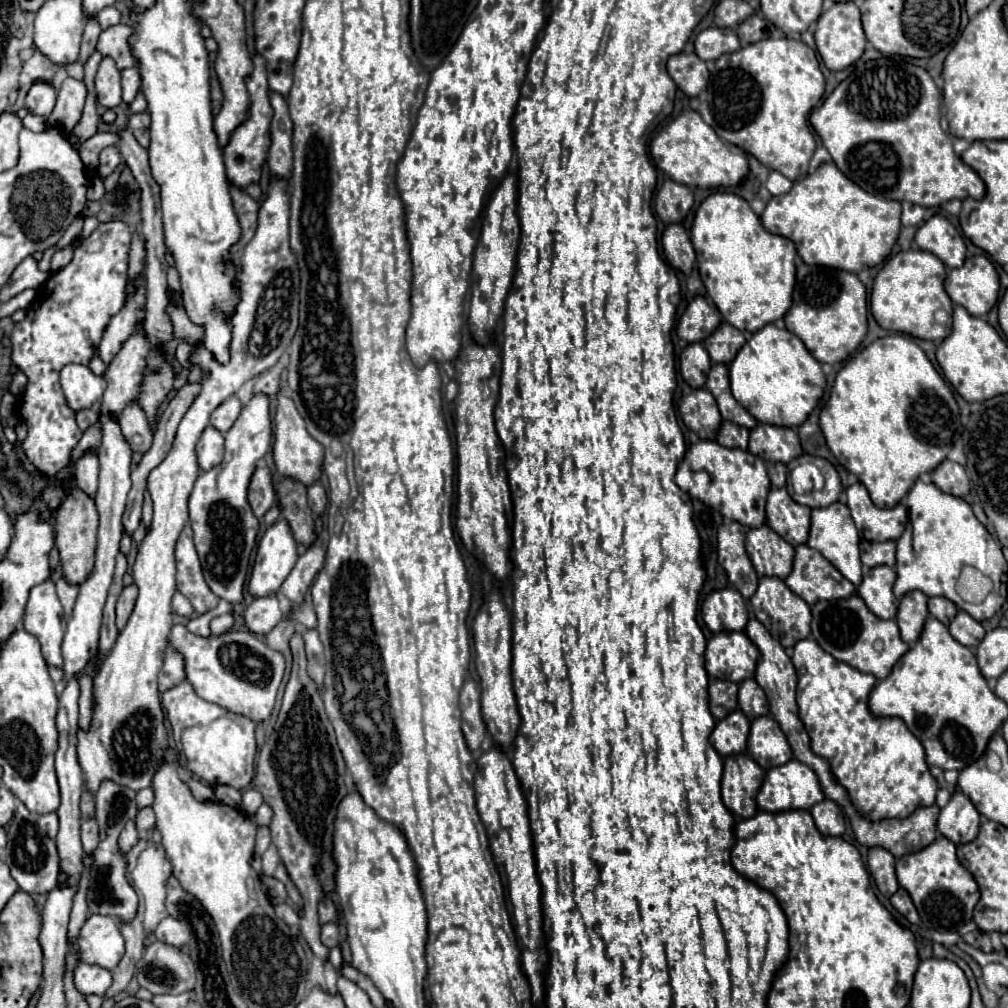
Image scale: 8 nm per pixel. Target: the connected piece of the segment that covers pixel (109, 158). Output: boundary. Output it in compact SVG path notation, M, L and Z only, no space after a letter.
M110 146L110 148L104 148L100 152L100 164L98 164L98 176L104 180L106 176L110 176L118 164L122 162L122 156L118 152L118 146Z

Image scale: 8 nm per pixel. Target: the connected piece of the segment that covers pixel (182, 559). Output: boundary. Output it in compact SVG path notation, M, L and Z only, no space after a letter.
M184 526L178 542L176 542L176 586L178 592L182 592L194 606L198 614L208 612L210 608L218 606L218 596L214 596L204 582L200 560L192 542L192 528Z

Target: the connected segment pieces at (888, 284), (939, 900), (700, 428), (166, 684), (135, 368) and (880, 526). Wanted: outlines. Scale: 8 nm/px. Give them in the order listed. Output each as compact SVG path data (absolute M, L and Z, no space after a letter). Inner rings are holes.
M904 250L890 256L882 270L874 278L874 288L870 294L870 312L880 328L910 334L922 340L942 340L950 334L952 322L938 324L936 312L942 308L952 316L952 300L944 290L944 264L930 252L924 250Z
M940 836L930 846L910 852L896 862L898 884L910 894L914 906L924 924L940 932L958 932L966 922L972 920L976 902L980 900L980 888L974 876L958 862L956 844Z
M706 388L692 390L690 394L682 396L678 402L678 412L684 424L694 430L700 438L716 438L716 430L720 428L722 416L718 412L716 400Z
M168 644L166 652L164 652L164 666L162 666L160 676L158 676L160 692L176 686L184 676L186 676L186 672L184 672L184 656L180 652L176 652L174 646Z
M140 330L136 336L124 342L122 350L104 372L108 382L108 388L102 396L104 412L118 416L130 400L136 400L140 392L140 378L144 374L144 354L148 354L148 340Z
M854 484L846 490L848 508L856 522L856 528L866 540L898 540L908 522L908 508L898 504L894 508L878 508L870 502L868 490L862 484Z

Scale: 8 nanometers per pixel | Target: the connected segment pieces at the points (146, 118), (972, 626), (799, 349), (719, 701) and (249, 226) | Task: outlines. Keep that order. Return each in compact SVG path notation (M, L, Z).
M140 112L140 114L132 114L128 120L128 128L134 132L138 144L142 148L148 148L150 144L150 114L148 112Z
M962 610L956 614L956 618L950 622L948 628L950 628L950 634L970 650L974 650L986 634L982 624L978 620L974 620L970 614L962 612Z
M766 324L752 334L728 364L734 398L758 420L774 426L800 426L824 394L826 378L820 362L812 358L804 342L786 328Z
M712 680L710 682L710 712L716 720L726 718L732 710L738 710L736 706L736 690L738 684L730 680Z
M230 186L232 192L232 200L234 200L234 208L242 226L242 238L236 246L232 246L232 256L236 256L238 252L242 252L246 248L246 244L252 240L254 232L256 232L256 216L258 216L258 202L252 200L246 192Z

